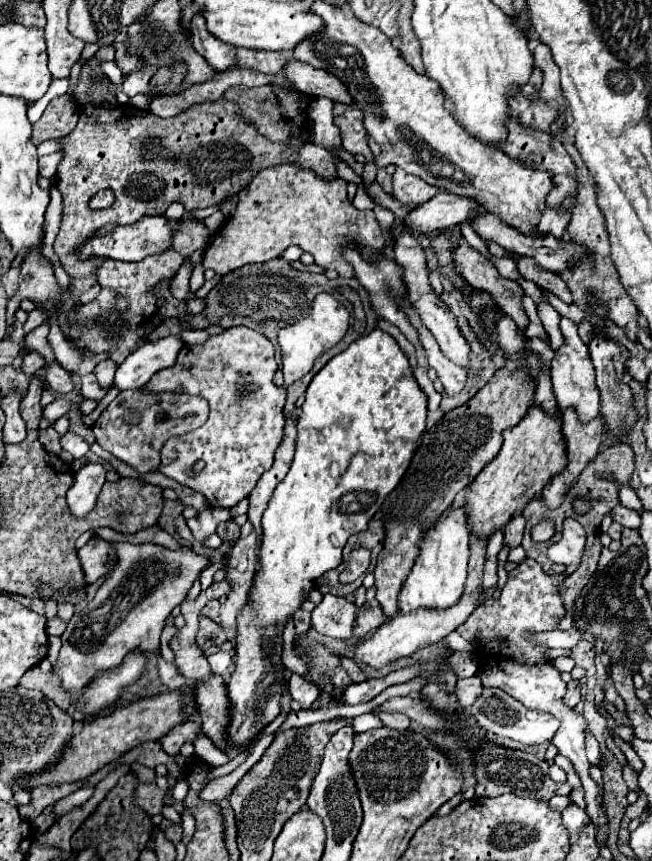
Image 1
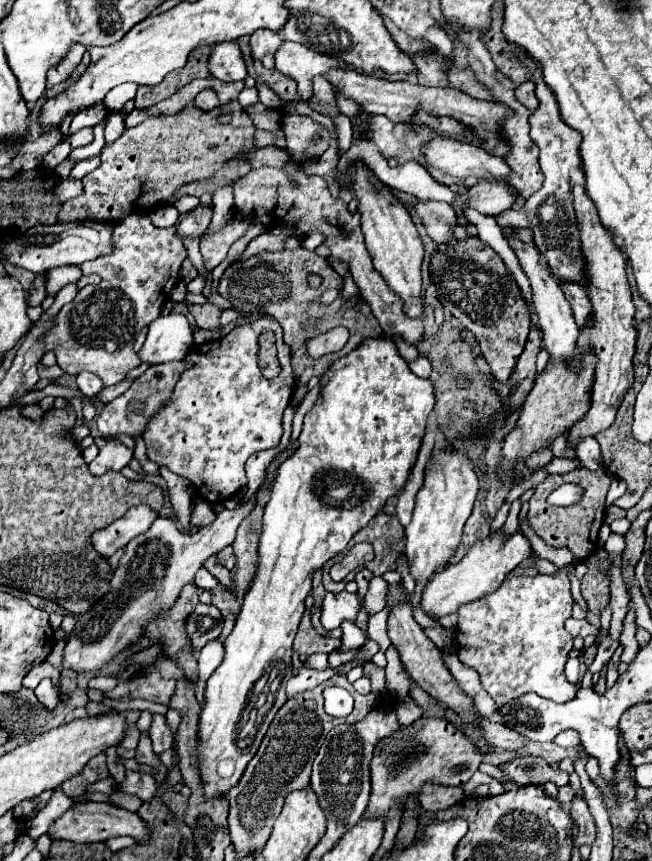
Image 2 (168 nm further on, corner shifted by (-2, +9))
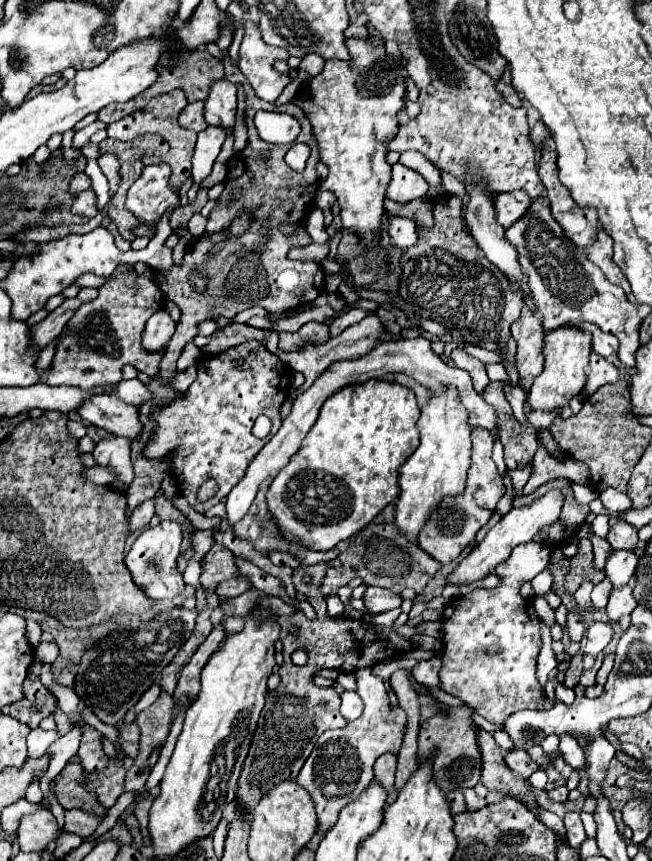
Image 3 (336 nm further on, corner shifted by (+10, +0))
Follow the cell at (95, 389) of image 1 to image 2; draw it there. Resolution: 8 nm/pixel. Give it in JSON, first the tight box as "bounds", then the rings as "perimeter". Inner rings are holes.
{"bounds":[41,216,187,386],"perimeter":[[[129,216],[129,220],[119,222],[115,226],[115,252],[111,256],[99,256],[95,260],[81,264],[85,276],[99,274],[101,282],[97,286],[85,286],[83,290],[77,292],[71,304],[65,304],[61,308],[55,326],[49,328],[49,332],[41,340],[45,352],[47,350],[55,352],[57,364],[67,374],[77,374],[87,370],[97,374],[105,386],[119,384],[131,368],[139,366],[137,354],[133,350],[133,342],[137,334],[159,316],[159,310],[169,300],[173,286],[179,282],[179,268],[185,258],[187,258],[187,250],[173,226],[157,228],[151,224],[149,216]]]}

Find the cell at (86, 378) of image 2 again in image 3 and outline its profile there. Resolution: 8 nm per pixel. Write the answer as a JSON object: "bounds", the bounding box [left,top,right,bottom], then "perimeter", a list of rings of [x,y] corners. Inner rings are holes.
{"bounds":[79,395,143,441],"perimeter":[[[115,395],[111,397],[91,397],[79,415],[95,427],[101,427],[113,435],[129,437],[131,441],[139,439],[143,425],[139,421],[139,407],[127,405]]]}

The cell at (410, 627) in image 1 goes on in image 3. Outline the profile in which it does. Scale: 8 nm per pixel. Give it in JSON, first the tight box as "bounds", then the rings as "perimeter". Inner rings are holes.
{"bounds":[447,489,563,583],"perimeter":[[[551,489],[547,491],[543,497],[535,499],[531,505],[525,505],[525,507],[517,507],[517,509],[511,509],[507,515],[501,517],[501,521],[487,533],[485,541],[481,541],[457,567],[455,571],[447,577],[447,583],[471,583],[471,581],[477,581],[477,579],[483,579],[487,575],[493,573],[495,565],[503,563],[509,555],[511,555],[511,549],[523,541],[531,541],[535,537],[535,533],[543,527],[543,525],[551,525],[553,521],[559,519],[559,513],[561,513],[561,507],[563,507],[563,493],[559,489]]]}

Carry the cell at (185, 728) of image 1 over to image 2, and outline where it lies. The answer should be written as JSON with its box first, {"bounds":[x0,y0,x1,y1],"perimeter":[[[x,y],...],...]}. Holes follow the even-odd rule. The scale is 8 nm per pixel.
{"bounds":[149,714,173,754],"perimeter":[[[153,714],[153,724],[149,730],[149,738],[153,740],[153,752],[163,754],[165,750],[173,750],[173,732],[163,714]]]}

